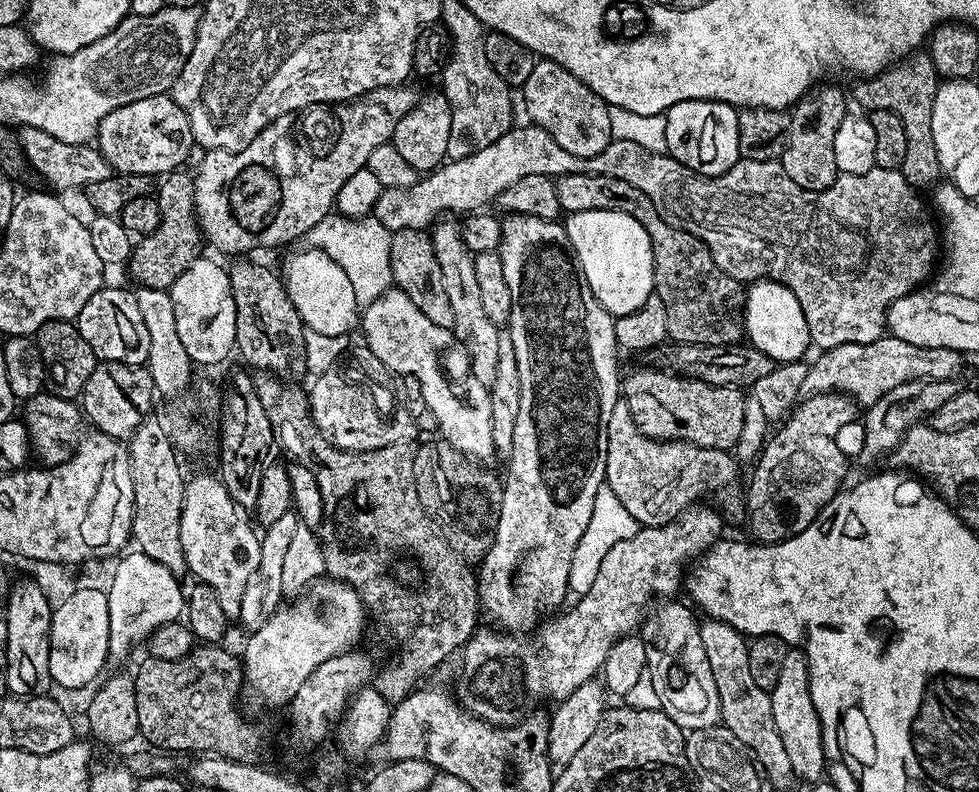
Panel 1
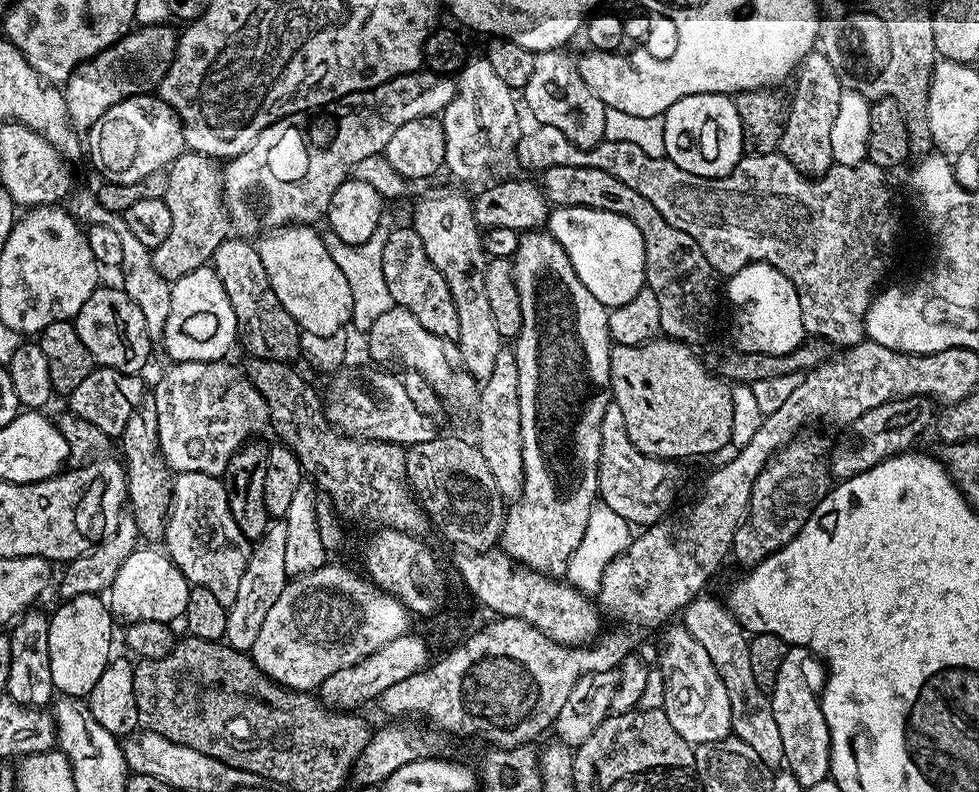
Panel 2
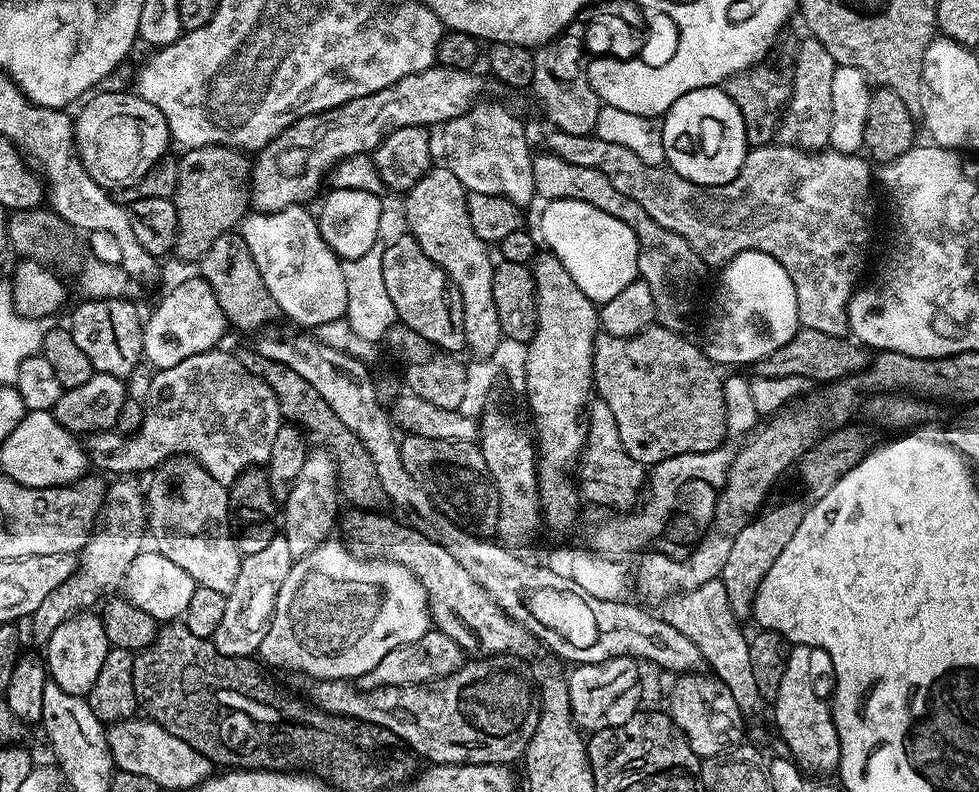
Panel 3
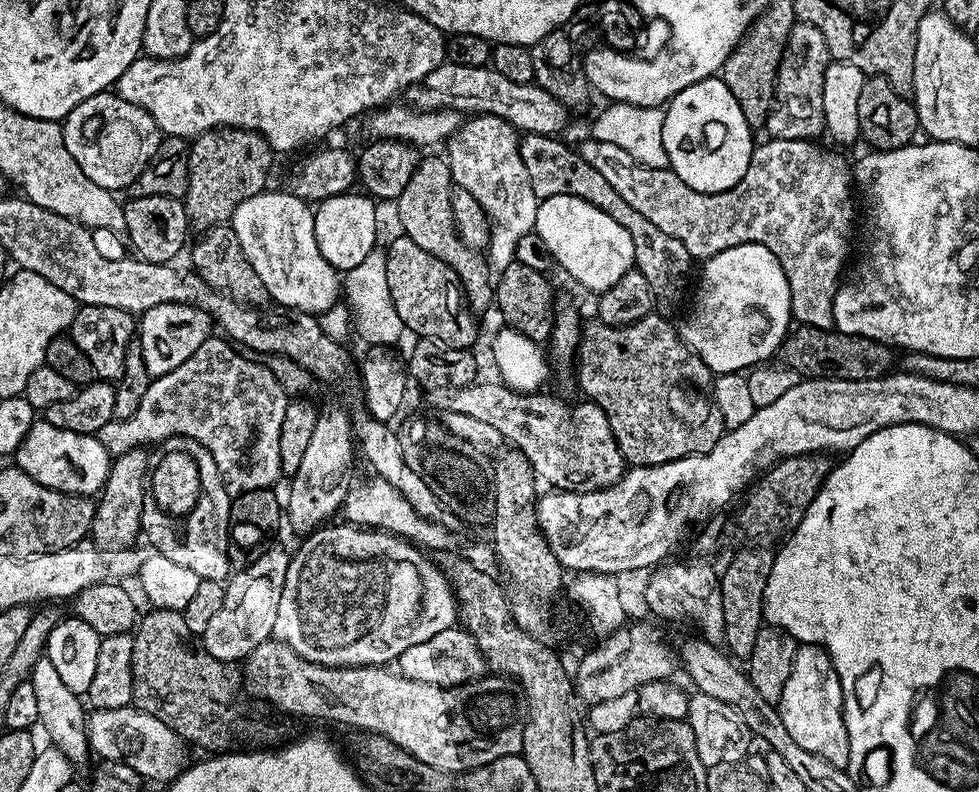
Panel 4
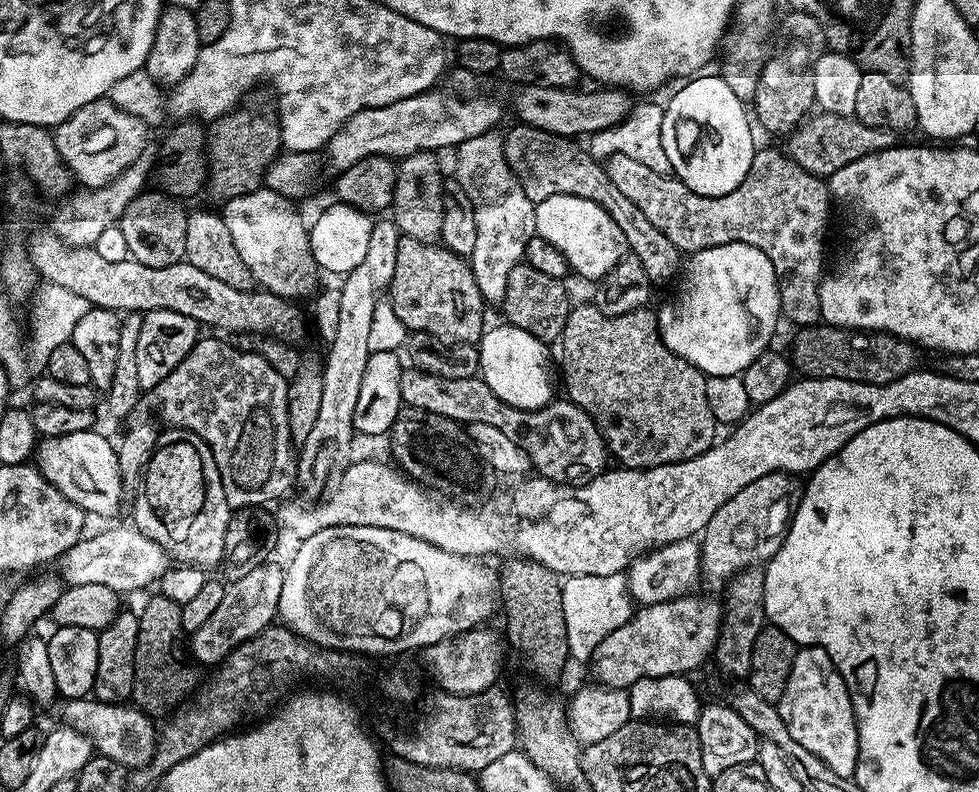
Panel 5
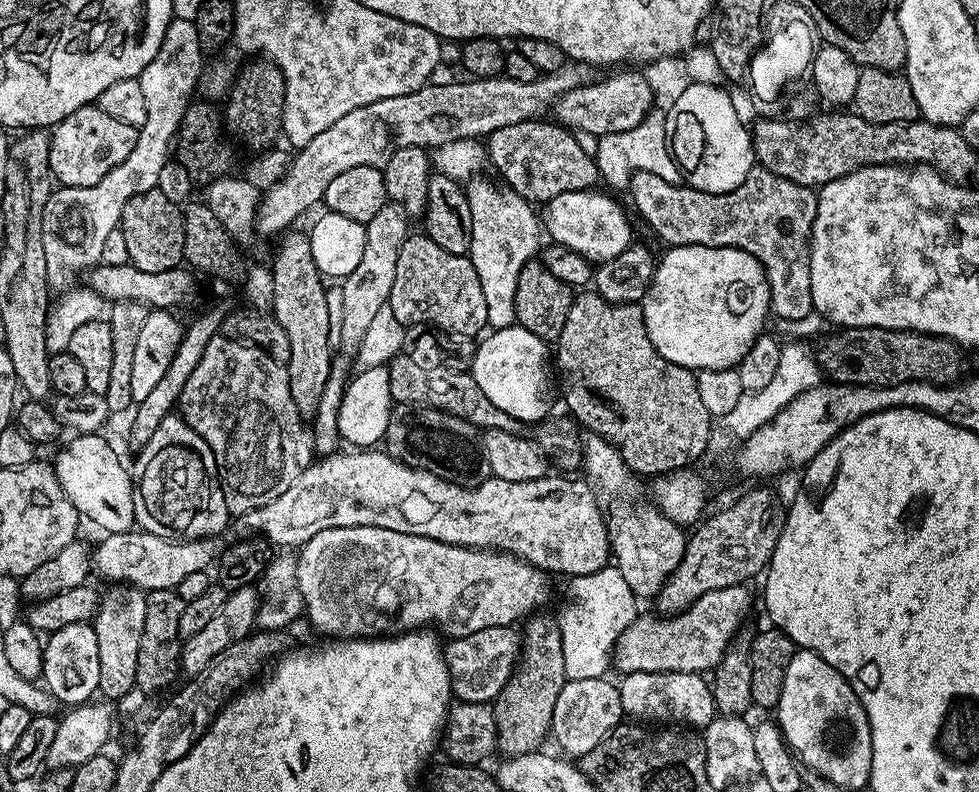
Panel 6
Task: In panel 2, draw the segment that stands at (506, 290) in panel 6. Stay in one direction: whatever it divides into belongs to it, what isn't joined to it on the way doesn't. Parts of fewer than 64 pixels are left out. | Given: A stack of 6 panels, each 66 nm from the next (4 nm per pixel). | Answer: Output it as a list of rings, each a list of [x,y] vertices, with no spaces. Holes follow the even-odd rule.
[[[482,54],[473,55],[461,66],[455,77],[456,94],[442,111],[445,135],[445,169],[466,182],[476,182],[487,176],[492,166],[504,166],[515,159],[515,148],[524,133],[520,118],[520,106],[514,89],[506,86],[498,74],[490,67],[490,62]]]

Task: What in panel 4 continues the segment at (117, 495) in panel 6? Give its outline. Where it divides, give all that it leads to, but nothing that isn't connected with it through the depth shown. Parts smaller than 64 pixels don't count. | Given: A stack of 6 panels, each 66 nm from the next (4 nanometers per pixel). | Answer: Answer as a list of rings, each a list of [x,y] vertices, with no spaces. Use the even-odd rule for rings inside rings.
[[[40,418],[30,426],[29,432],[14,453],[14,464],[30,480],[50,490],[58,490],[68,496],[92,498],[104,487],[110,457],[104,449],[104,443],[95,435],[74,430],[58,430],[58,426],[50,426],[48,420]]]

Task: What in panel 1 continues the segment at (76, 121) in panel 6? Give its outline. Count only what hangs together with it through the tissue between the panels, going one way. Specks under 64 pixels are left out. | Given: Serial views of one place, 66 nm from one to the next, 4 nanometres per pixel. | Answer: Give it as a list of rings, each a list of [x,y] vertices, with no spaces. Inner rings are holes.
[[[168,94],[138,98],[126,106],[118,106],[118,110],[110,110],[94,140],[113,173],[122,176],[163,177],[177,171],[194,149],[190,118]]]

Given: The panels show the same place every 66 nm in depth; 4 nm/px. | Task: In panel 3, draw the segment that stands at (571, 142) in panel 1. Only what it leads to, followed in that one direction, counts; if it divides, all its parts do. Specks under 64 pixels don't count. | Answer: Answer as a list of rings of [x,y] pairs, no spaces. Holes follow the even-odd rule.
[[[577,18],[560,33],[559,36],[541,44],[534,52],[534,82],[532,83],[531,95],[536,95],[538,103],[544,107],[544,116],[552,123],[553,129],[566,134],[578,134],[579,136],[591,137],[596,130],[598,122],[598,110],[602,106],[596,92],[590,86],[586,71],[586,24],[583,19]]]

